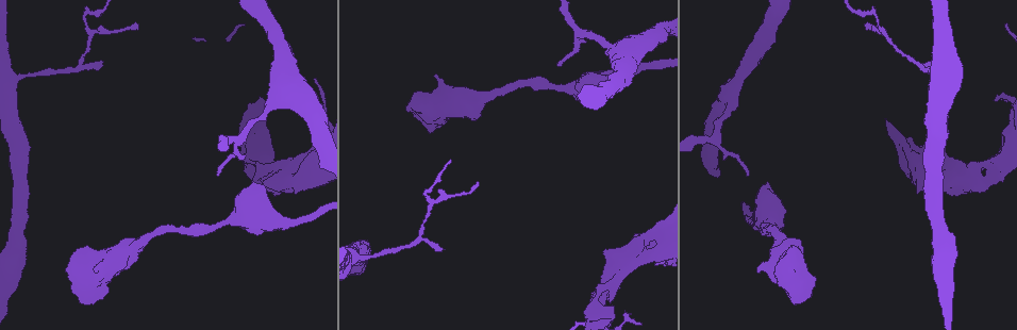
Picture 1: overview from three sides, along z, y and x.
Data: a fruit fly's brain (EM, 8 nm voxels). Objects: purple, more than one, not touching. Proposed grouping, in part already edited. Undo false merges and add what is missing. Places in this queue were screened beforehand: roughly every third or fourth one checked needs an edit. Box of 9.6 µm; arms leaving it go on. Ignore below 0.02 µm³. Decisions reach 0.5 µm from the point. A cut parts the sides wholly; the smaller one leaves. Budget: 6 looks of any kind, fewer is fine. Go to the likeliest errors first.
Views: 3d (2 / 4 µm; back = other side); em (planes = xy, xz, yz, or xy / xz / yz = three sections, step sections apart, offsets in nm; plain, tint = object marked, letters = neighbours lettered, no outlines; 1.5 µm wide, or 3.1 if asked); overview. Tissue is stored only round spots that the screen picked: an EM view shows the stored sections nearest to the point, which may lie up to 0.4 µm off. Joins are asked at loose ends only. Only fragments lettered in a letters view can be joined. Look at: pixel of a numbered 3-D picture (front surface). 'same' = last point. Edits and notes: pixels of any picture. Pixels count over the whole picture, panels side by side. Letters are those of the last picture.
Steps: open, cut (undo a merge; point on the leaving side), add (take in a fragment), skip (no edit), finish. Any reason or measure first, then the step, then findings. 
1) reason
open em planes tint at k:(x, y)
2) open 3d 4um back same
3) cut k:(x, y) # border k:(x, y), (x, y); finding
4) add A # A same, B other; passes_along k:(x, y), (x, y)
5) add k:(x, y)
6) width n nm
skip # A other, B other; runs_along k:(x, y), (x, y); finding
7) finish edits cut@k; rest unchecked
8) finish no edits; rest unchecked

thick end
open em xy step 4 letters at 1:(762, 265)

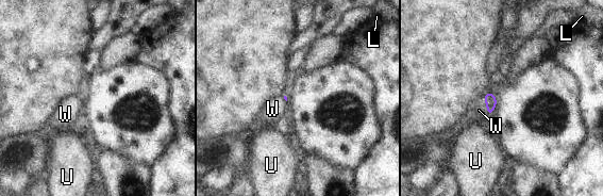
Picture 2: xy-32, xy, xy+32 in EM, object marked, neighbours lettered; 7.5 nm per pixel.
cut it another way
open em yz step 8 letters same

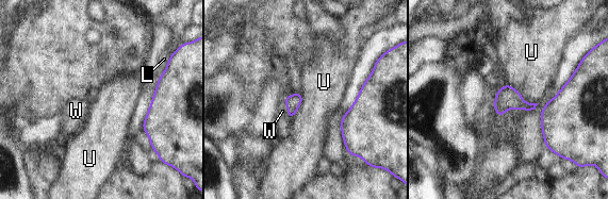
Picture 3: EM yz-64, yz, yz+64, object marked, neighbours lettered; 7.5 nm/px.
longest_contact U 280 nm
add W # L other, U other, W same; the cell continues

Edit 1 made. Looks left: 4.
an open end
open em xy step 8 letters at 1:(219, 174)

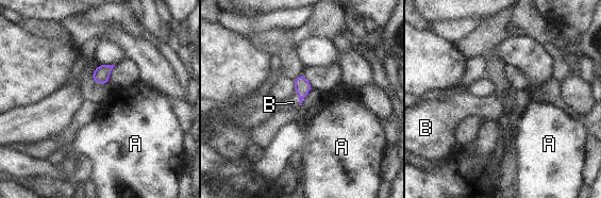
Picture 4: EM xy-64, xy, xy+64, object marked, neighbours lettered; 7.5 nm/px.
another direction
open em planes letters same

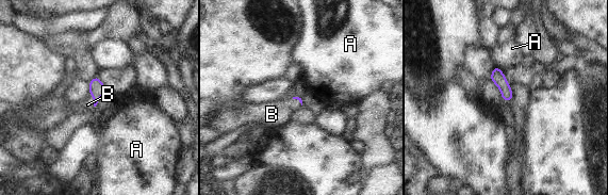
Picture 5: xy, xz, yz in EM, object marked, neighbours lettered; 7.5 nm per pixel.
add B # A other, B same; the cell continues

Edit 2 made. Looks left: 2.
finish edits add@3, add@5; rest unchecked

